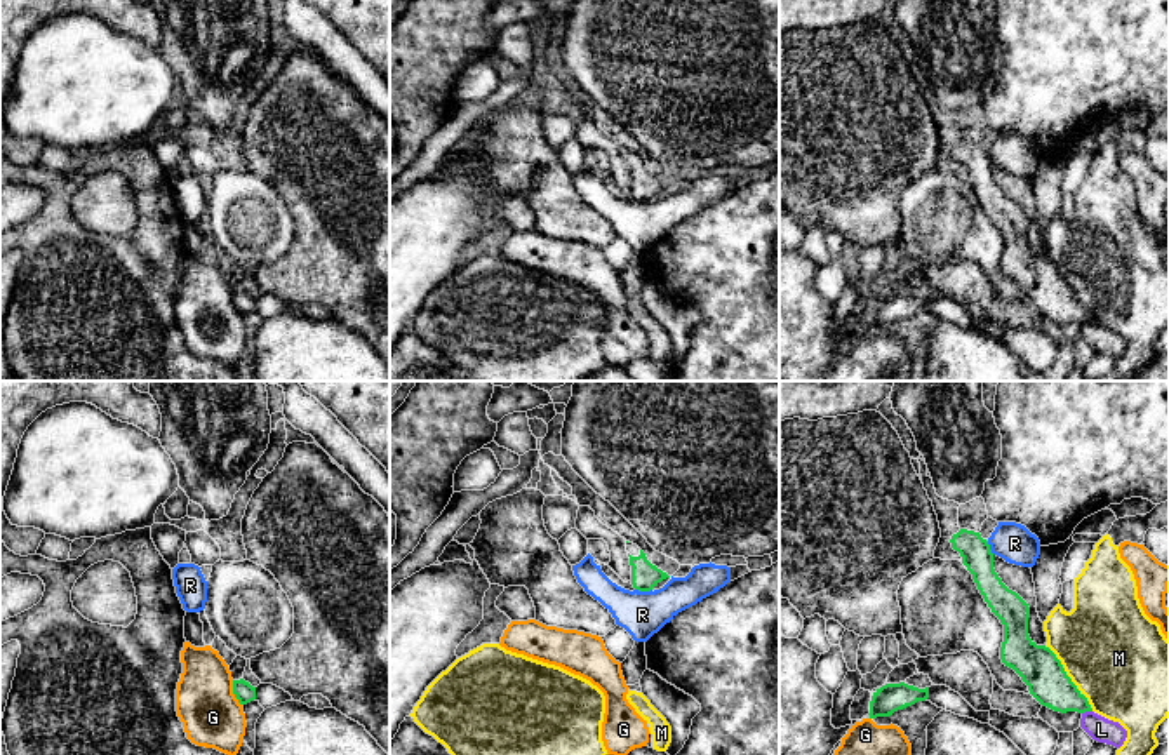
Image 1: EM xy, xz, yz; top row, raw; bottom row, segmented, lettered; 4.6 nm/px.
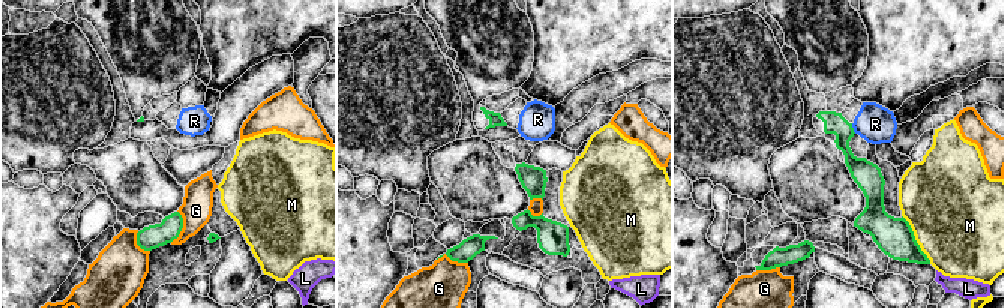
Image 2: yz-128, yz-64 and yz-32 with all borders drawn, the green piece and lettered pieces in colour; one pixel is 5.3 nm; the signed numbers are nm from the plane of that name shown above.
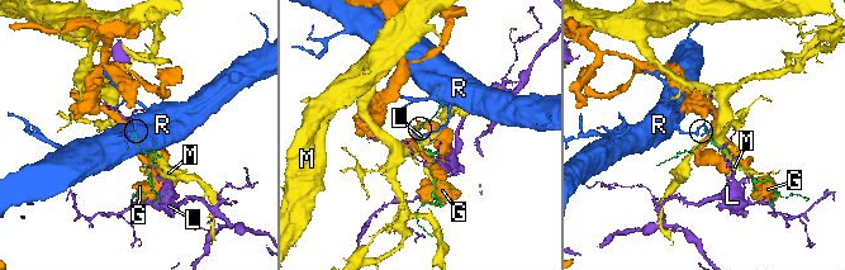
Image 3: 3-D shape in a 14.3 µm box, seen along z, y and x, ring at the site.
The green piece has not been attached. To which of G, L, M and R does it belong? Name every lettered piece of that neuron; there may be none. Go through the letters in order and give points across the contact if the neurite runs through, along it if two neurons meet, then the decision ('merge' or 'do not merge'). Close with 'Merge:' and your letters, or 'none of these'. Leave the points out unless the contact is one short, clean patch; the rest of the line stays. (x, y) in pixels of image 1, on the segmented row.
G: do not merge
L: do not merge
M: do not merge
R: border along xz (635, 588), (651, 590); do not merge
Merge: none of these

